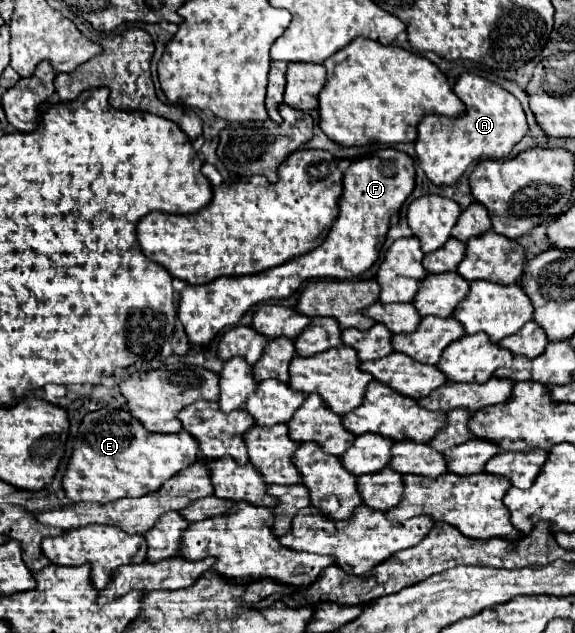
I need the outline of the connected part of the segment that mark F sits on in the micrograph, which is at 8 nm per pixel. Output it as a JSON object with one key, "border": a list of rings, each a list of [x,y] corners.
{"border":[[[380,149],[368,157],[356,159],[344,173],[344,193],[340,197],[340,213],[336,217],[336,223],[332,225],[332,231],[324,239],[320,247],[310,251],[308,255],[302,255],[300,259],[292,259],[280,267],[272,267],[268,271],[256,273],[256,275],[246,275],[246,277],[218,277],[212,283],[206,285],[186,285],[180,293],[180,307],[178,307],[178,319],[184,325],[184,331],[194,345],[206,345],[210,343],[222,329],[226,327],[236,327],[242,315],[252,307],[268,299],[286,299],[290,297],[300,283],[308,279],[352,279],[356,275],[362,275],[368,271],[374,261],[378,259],[378,251],[384,243],[384,235],[388,233],[390,227],[390,217],[400,211],[402,203],[408,199],[408,195],[414,191],[414,181],[416,181],[416,167],[414,159],[398,149]]]}

